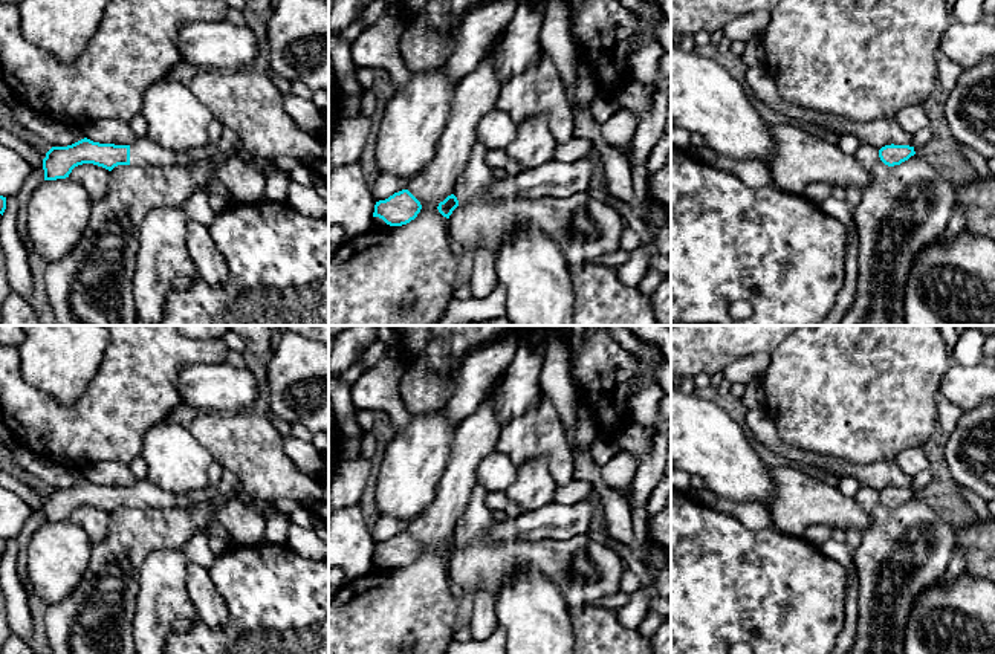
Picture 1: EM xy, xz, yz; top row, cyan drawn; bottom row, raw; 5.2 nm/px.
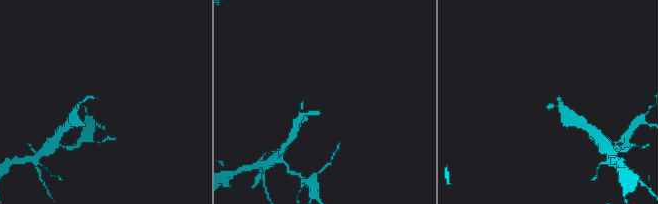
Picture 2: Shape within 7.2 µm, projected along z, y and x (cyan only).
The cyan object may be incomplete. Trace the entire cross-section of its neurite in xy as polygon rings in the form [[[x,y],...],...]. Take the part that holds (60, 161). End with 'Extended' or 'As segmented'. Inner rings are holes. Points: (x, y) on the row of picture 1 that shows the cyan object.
[[[147,136],[131,145],[99,144],[87,138],[67,145],[52,147],[43,159],[44,180],[66,179],[72,170],[83,164],[93,164],[112,171],[118,165],[171,167],[193,165],[196,162],[220,164],[223,154],[216,145],[186,153],[162,148]]]. Extended

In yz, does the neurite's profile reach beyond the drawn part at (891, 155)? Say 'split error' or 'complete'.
complete

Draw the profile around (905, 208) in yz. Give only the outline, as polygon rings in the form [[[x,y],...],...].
[[[860,142],[853,156],[871,180],[853,208],[857,228],[856,293],[836,325],[905,325],[903,287],[909,269],[923,249],[943,237],[954,214],[955,185],[916,154],[900,165],[888,167],[876,147]]]

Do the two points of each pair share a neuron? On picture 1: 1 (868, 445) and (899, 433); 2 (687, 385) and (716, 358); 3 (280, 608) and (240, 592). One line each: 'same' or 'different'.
1: same
2: different
3: same

